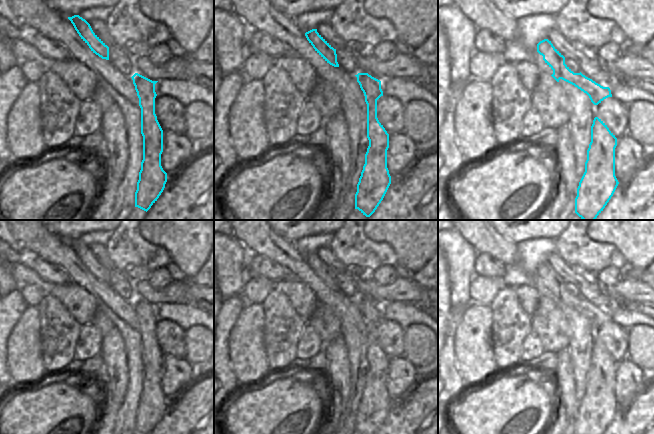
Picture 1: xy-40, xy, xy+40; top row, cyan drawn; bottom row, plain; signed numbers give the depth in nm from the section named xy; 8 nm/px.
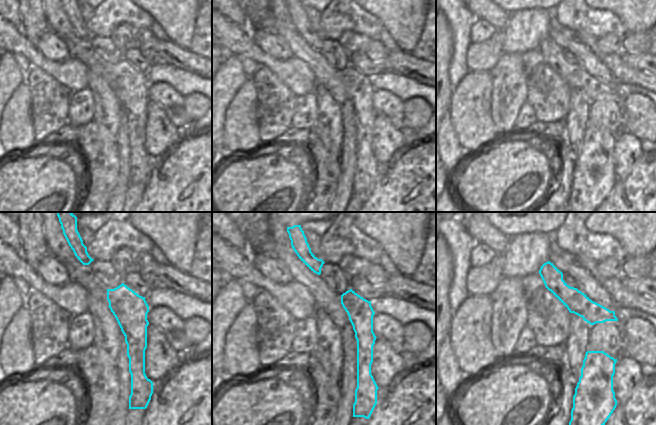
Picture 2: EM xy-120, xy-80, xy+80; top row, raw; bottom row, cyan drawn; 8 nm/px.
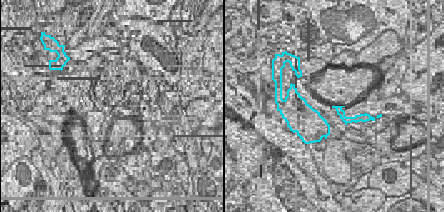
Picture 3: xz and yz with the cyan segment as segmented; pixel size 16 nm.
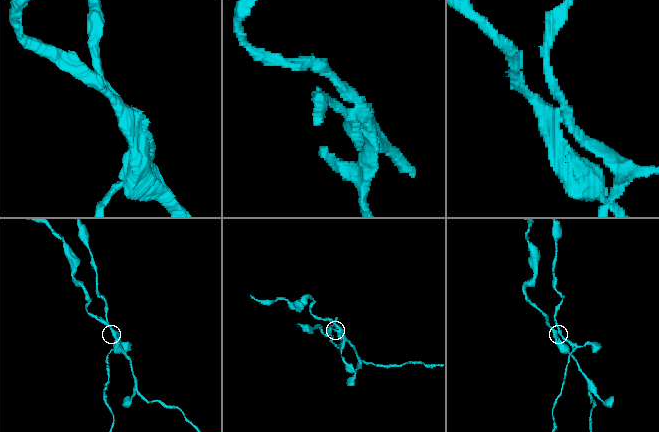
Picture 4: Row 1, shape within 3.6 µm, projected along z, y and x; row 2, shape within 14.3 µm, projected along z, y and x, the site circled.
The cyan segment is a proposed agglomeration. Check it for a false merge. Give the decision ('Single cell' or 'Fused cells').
Fused cells.

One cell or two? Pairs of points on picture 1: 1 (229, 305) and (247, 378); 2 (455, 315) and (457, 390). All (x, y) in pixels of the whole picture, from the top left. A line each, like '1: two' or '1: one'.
1: two
2: one

